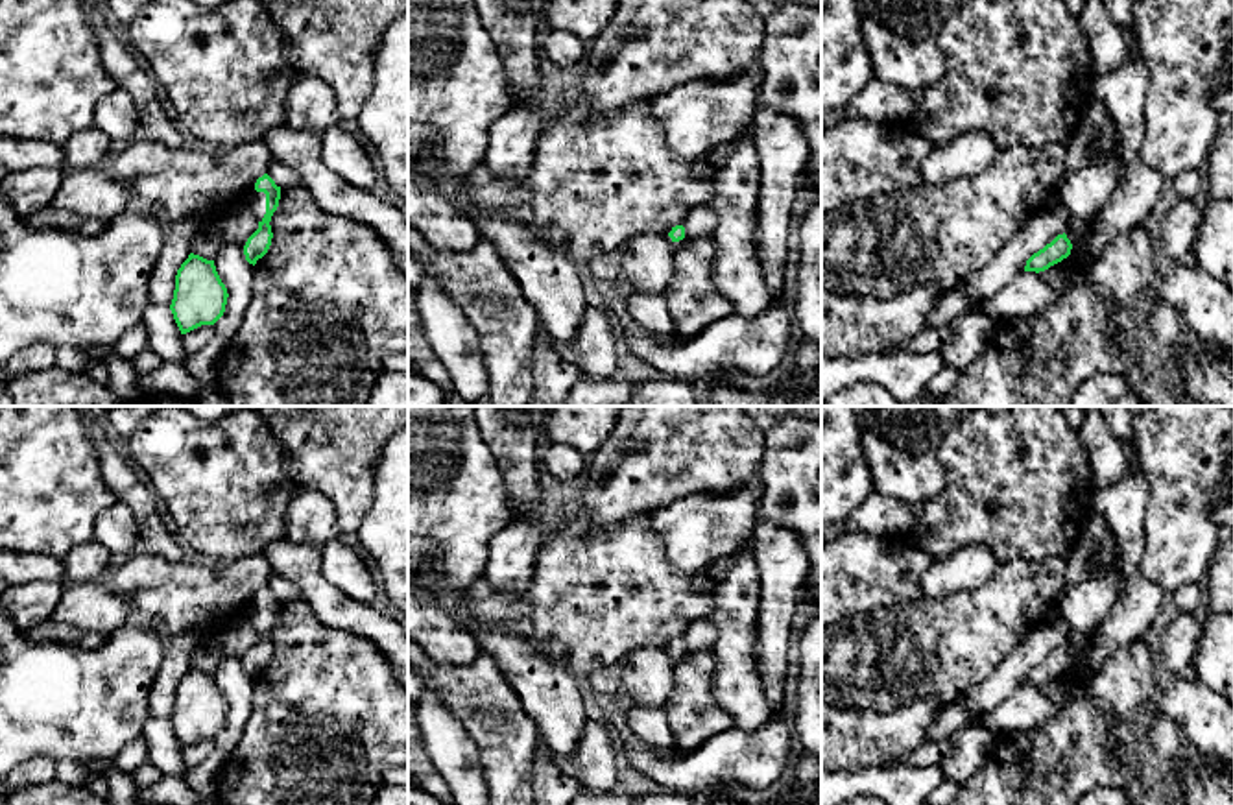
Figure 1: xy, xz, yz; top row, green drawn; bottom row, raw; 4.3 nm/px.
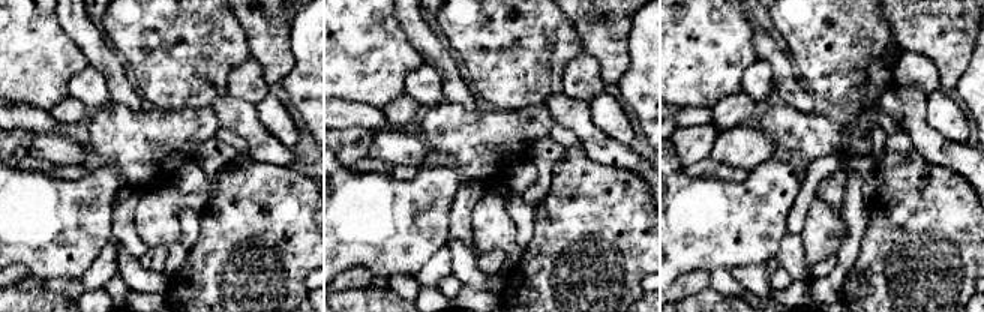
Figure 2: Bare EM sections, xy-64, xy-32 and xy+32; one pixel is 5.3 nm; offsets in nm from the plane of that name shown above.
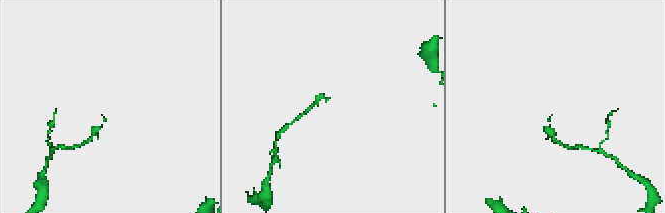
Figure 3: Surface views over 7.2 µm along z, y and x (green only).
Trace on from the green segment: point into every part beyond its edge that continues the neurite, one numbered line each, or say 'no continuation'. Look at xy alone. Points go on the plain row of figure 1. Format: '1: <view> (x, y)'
1: xy (255, 613)

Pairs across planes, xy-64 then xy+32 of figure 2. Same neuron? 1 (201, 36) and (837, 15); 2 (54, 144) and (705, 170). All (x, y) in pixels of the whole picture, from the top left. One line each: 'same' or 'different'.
1: same
2: different

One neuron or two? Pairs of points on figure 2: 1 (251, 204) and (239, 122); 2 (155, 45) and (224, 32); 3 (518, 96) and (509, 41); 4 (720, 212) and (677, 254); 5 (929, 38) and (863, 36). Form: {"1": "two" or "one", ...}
{"1": "two", "2": "one", "3": "one", "4": "one", "5": "two"}

